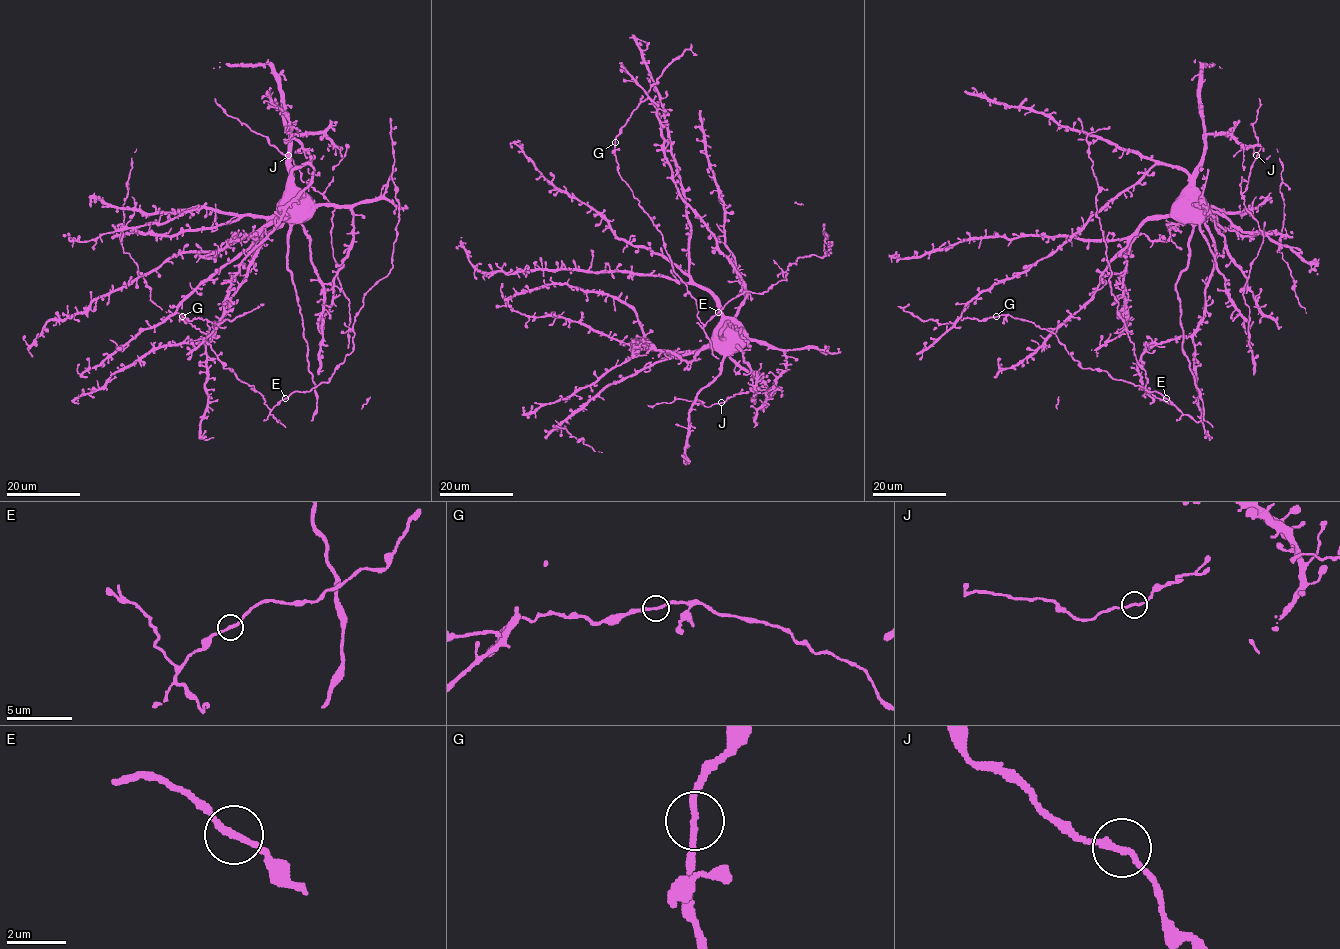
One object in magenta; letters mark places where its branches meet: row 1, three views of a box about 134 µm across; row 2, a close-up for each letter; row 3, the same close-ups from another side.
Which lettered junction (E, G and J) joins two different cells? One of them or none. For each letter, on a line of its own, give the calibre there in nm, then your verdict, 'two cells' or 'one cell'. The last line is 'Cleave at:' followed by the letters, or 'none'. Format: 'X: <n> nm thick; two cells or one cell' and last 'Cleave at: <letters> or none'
E: 220 nm thick; one cell
G: 200 nm thick; one cell
J: 190 nm thick; one cell
Cleave at: none

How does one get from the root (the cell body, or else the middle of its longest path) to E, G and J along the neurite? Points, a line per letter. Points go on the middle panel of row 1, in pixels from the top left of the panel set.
E: (727, 329), (745, 285), (680, 194), (645, 99), (615, 140), (618, 174), (700, 321), (718, 312)
G: (727, 329), (724, 324), (724, 335), (745, 285), (680, 194), (648, 99), (615, 143)
J: (727, 329), (734, 323), (780, 349), (786, 370), (764, 409), (767, 392), (756, 388), (722, 403)

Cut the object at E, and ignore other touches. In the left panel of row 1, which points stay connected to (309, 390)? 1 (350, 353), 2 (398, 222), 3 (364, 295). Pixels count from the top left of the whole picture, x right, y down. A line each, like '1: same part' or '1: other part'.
1: same part
2: same part
3: same part

